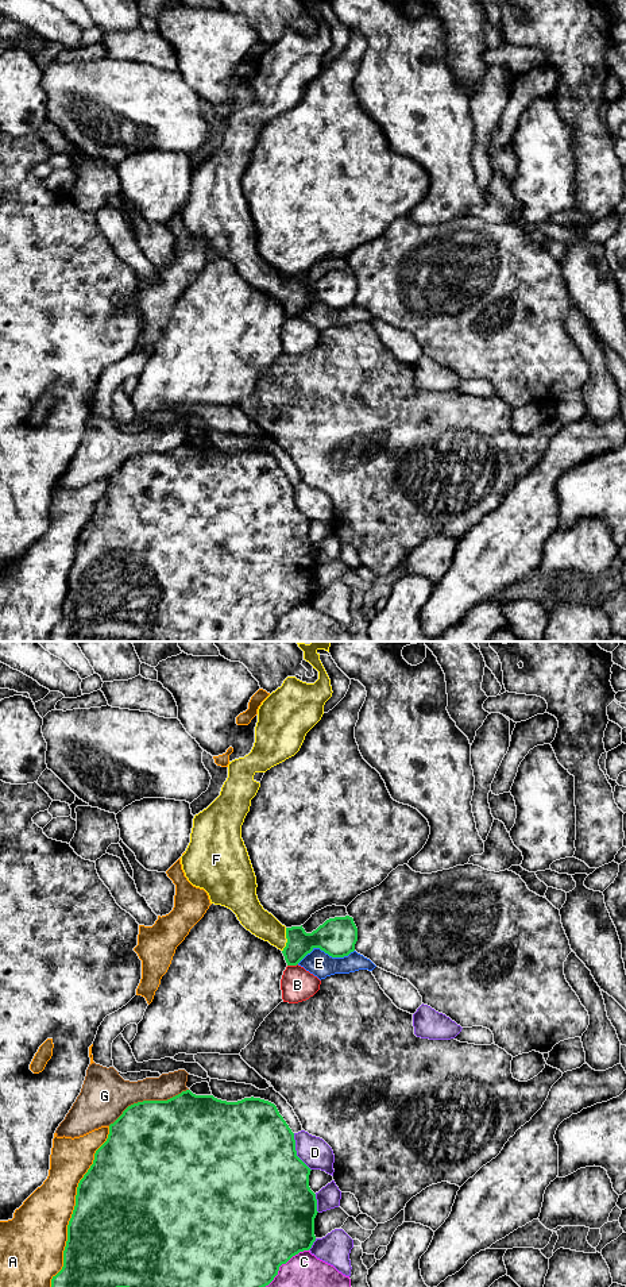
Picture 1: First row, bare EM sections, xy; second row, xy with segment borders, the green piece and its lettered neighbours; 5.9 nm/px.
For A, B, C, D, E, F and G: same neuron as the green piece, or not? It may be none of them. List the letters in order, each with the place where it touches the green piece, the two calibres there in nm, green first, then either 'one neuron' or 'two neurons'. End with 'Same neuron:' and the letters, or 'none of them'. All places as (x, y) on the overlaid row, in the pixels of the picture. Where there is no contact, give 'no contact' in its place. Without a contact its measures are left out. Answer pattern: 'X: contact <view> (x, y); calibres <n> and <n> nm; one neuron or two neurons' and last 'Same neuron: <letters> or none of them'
A: contact xy (74, 1206); calibres 500 and 340 nm; two neurons
B: contact xy (292, 964); calibres 150 and 200 nm; two neurons
C: contact xy (283, 1263); calibres 500 and 200 nm; two neurons
D: contact xy (296, 1152); calibres 500 and 180 nm; two neurons
E: contact xy (325, 952); calibres 220 and 150 nm; two neurons
F: contact xy (288, 940); calibres 180 and 160 nm; one neuron
G: contact xy (147, 1101); calibres 500 and 280 nm; two neurons
Same neuron: F

